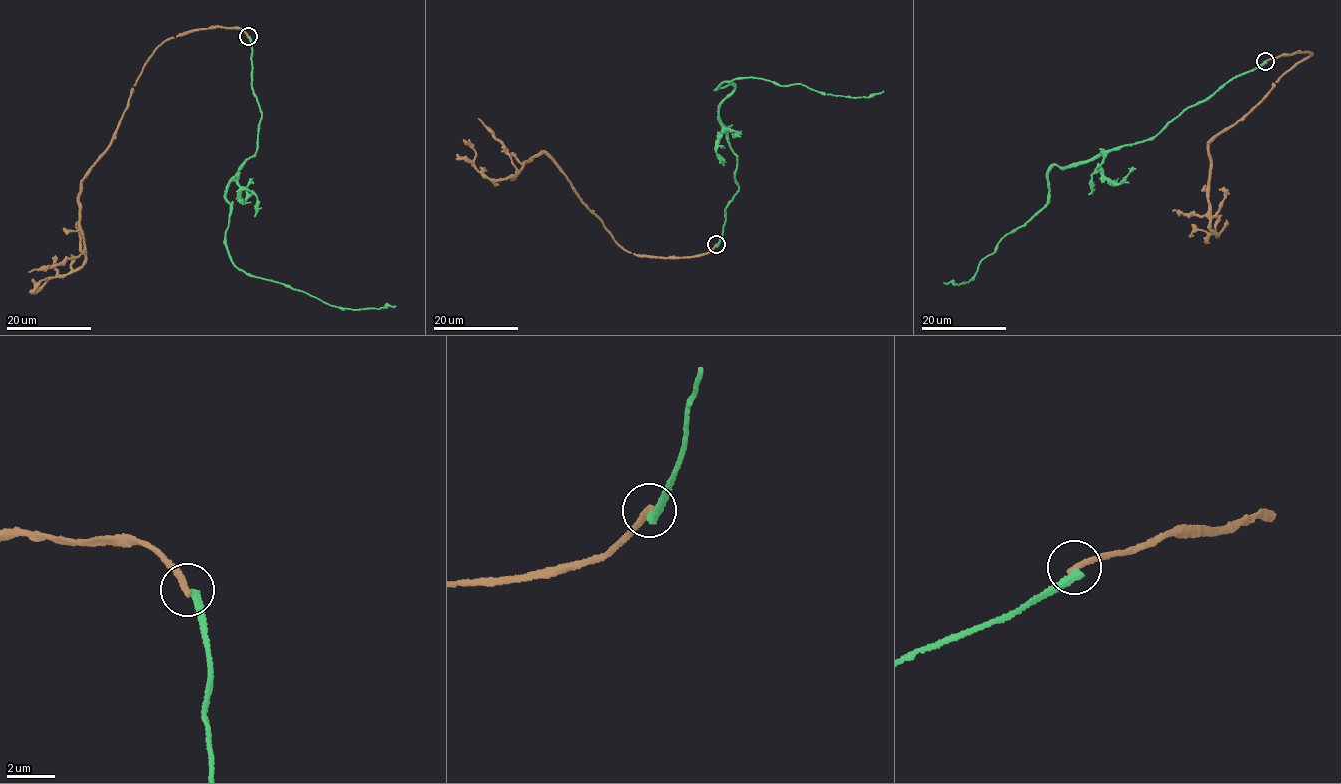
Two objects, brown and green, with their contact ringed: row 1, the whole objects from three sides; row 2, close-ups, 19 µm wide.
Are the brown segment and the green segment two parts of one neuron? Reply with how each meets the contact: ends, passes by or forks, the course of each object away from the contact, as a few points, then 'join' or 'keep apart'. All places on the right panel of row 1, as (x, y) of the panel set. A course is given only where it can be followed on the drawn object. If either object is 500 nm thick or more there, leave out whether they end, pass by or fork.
brown ends | green ends | brown via (1264, 61), (1298, 50), (1312, 53), (1209, 144), (1209, 226), (1217, 235), (1197, 229), (1189, 235) | green via (1264, 61), (1154, 136), (1054, 165), (1048, 204), (999, 240), (973, 278), (944, 282) | keep apart

